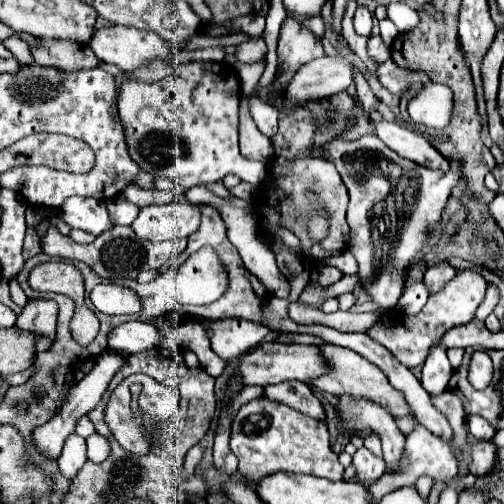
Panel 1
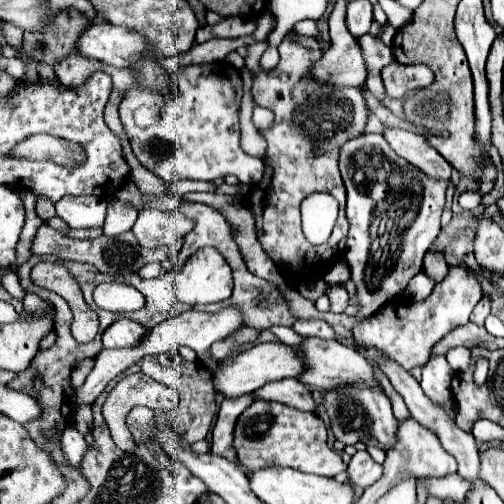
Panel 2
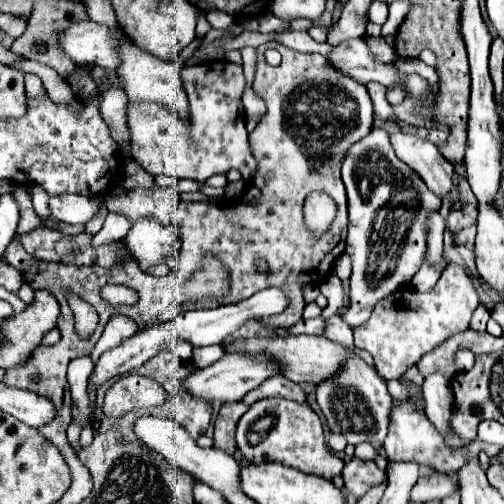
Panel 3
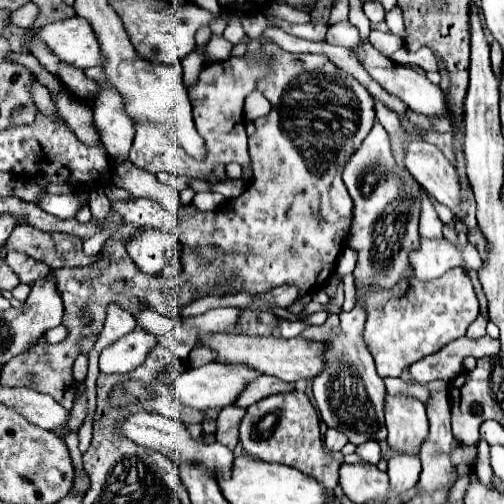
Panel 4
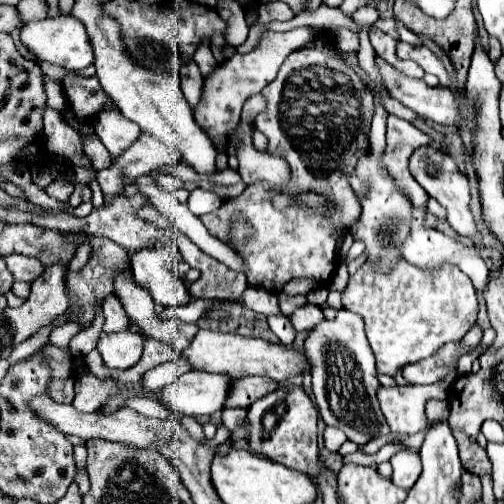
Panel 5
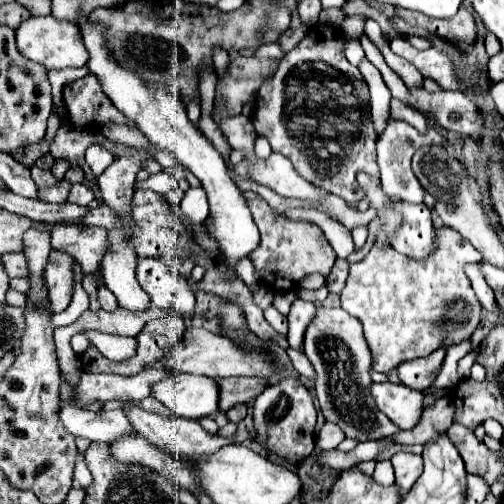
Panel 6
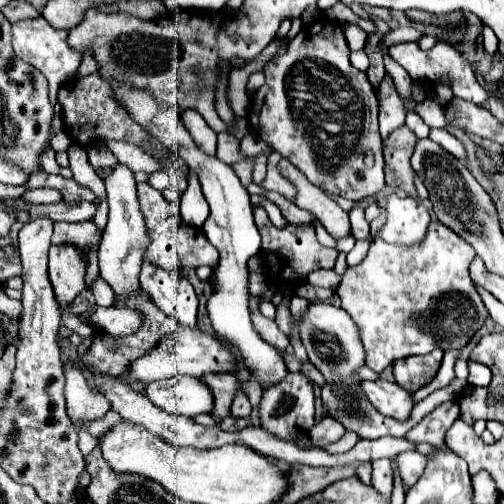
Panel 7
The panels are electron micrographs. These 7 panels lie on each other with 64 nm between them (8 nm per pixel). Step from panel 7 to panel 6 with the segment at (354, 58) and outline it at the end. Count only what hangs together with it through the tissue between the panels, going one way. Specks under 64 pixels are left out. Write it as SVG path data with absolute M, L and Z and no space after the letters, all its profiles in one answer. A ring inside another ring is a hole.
M346 40L346 58L354 64L354 66L358 66L362 60L364 60L364 50L362 50L362 46L360 46L360 42L352 42L352 40Z

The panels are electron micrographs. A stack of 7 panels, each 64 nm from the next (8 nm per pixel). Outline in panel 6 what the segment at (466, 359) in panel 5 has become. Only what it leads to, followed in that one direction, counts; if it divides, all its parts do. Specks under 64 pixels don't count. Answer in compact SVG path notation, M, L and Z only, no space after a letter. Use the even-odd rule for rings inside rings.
M483 341L479 346L481 347L476 348L475 350L468 353L466 356L464 356L459 360L457 370L458 370L460 379L468 378L470 376L471 367L475 362L477 353L481 348L485 346L485 341Z

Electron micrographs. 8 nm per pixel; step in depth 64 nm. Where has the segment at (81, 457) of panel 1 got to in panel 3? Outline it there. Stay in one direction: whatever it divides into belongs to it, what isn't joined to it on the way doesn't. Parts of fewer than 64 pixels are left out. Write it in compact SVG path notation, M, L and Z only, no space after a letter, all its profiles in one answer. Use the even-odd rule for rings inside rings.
M75 420L70 422L70 426L68 426L68 430L66 430L66 432L68 432L68 440L70 440L70 446L72 446L76 452L80 450L80 444L78 444L78 436L80 436L80 430L82 430L82 426L80 426L80 424Z

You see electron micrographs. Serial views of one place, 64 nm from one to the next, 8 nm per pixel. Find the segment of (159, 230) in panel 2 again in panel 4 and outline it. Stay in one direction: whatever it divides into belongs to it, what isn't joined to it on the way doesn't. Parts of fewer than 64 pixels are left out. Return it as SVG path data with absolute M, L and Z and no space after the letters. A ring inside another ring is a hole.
M142 226L140 232L126 244L126 250L140 272L146 276L162 276L162 268L174 258L176 236Z

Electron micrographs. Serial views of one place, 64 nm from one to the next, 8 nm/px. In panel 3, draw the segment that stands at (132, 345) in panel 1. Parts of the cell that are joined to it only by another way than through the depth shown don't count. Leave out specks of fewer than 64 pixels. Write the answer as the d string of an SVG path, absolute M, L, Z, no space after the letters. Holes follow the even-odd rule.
M112 314L104 332L102 332L102 338L98 340L98 344L94 346L90 358L92 358L92 364L98 362L100 354L118 346L122 340L126 340L128 336L132 336L134 332L138 332L138 324L130 318L130 316L124 316L124 314Z

